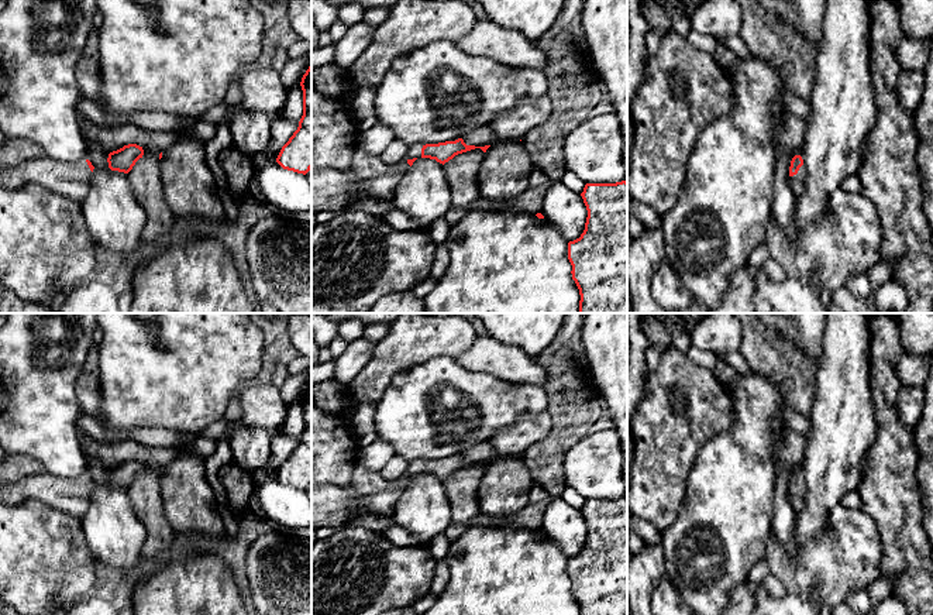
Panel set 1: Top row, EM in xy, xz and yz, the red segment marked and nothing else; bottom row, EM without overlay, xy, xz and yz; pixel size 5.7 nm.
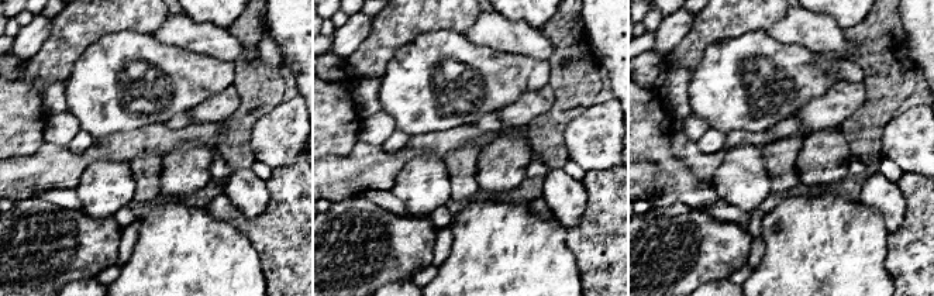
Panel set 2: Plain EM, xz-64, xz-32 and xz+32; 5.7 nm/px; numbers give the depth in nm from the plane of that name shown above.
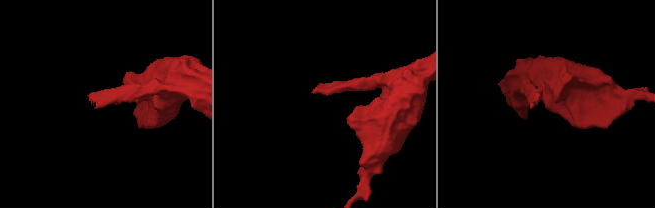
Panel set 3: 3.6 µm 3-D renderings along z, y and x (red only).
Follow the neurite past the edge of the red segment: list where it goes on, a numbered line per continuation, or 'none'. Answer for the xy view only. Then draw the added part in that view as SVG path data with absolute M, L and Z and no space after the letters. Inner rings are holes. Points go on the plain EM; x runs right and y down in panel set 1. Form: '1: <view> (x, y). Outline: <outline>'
1: xy (71, 495). Outline: M37 473L17 482L0 485L0 502L41 501L72 518L82 519L92 501L92 487L82 474L75 478Z

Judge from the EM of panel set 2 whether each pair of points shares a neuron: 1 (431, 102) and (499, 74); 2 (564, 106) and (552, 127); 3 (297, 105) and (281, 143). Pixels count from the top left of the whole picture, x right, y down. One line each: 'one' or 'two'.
1: one
2: one
3: one

